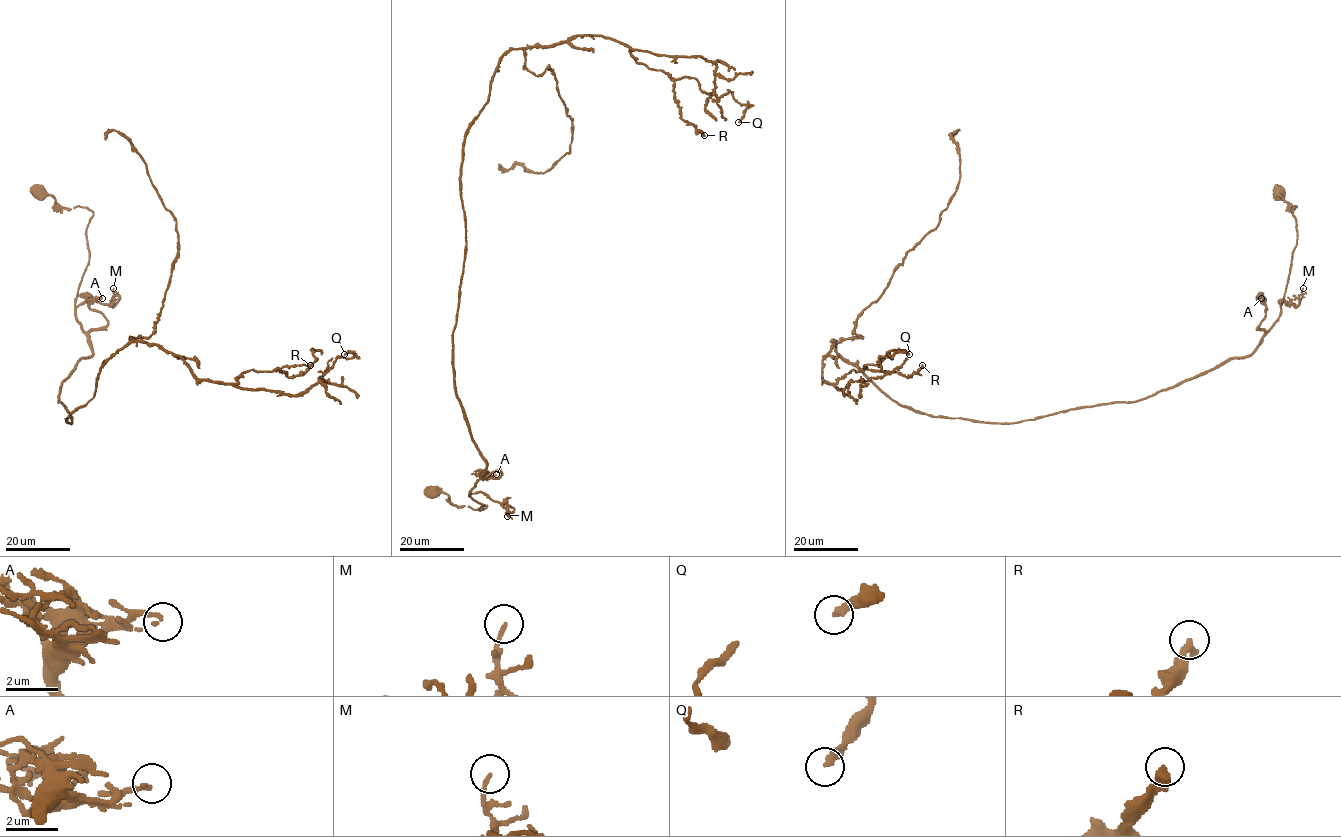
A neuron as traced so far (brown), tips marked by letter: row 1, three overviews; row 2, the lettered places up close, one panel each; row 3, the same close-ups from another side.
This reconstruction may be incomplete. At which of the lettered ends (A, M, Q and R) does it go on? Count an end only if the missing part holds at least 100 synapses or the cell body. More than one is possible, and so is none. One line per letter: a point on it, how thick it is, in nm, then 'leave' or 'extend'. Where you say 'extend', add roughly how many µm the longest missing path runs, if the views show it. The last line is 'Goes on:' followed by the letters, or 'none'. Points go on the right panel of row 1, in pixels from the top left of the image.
A: (1261, 298) | 180 nm | leave
M: (1303, 288) | 150 nm | leave
Q: (909, 354) | 280 nm | leave
R: (922, 365) | 340 nm | leave
Goes on: none

